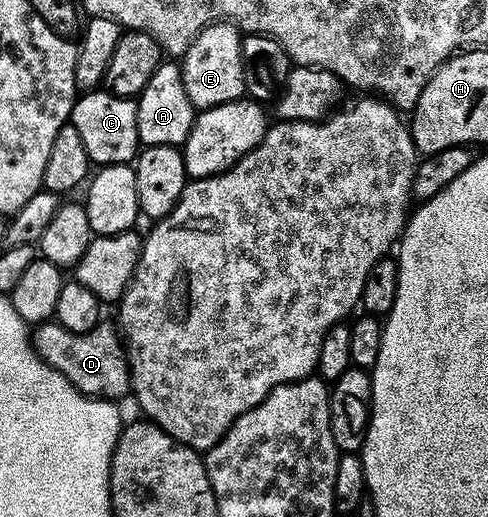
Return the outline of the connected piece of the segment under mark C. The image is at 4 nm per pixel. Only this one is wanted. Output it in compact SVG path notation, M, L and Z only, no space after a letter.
M94 88L82 93L73 103L69 122L79 131L87 156L94 167L123 166L132 163L139 153L137 103L134 99L115 96L110 90Z

